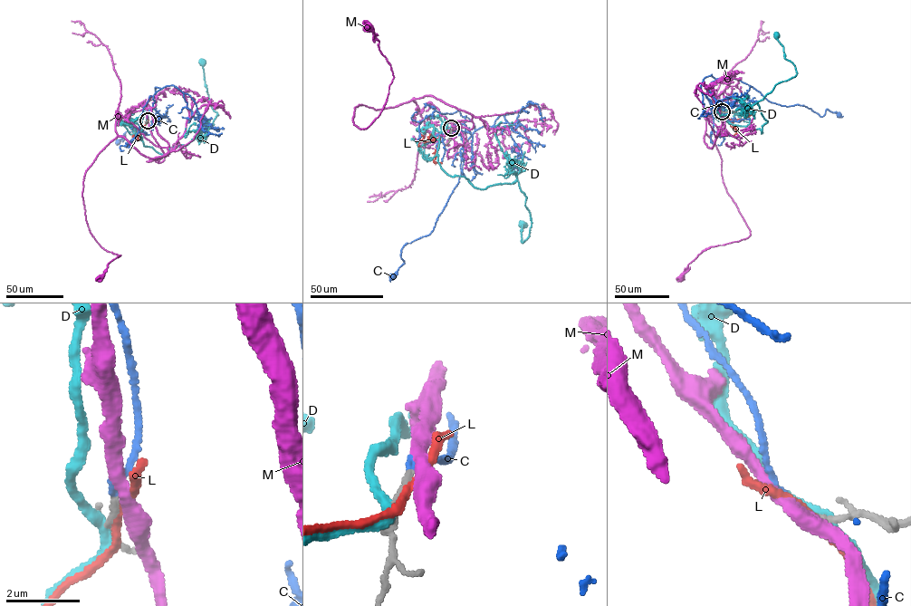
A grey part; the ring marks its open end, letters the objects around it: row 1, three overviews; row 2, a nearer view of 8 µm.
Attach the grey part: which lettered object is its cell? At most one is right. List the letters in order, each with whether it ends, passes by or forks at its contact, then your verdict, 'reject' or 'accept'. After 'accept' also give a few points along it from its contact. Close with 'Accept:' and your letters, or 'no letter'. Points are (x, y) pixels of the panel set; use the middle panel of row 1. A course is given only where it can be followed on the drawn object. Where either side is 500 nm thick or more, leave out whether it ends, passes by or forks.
C: it ends | accept | via (451, 128), (465, 116), (474, 130), (458, 183), (431, 232), (401, 249), (404, 264), (391, 275)
D: it passes by | reject
L: it passes by | reject
M: it passes by | reject
Accept: C

